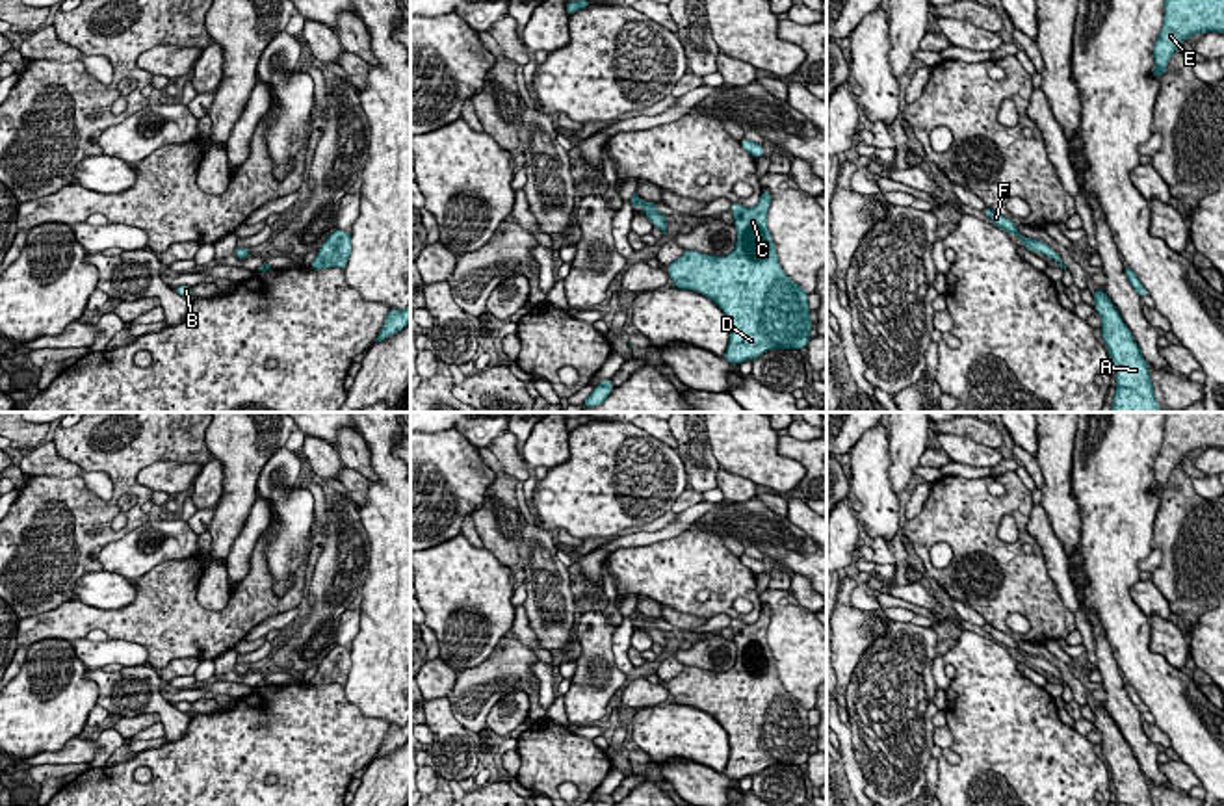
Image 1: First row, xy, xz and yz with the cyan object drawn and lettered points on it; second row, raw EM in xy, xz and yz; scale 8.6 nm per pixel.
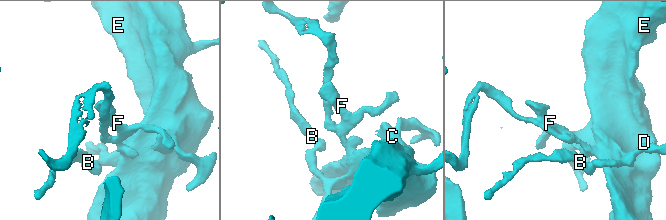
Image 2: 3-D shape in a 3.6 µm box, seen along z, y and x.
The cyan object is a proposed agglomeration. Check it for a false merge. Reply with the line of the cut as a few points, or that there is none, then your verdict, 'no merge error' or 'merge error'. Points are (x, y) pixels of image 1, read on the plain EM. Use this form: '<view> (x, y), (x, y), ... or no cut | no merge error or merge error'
no cut | no merge error

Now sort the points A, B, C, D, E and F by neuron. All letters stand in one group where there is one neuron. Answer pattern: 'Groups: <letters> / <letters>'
Groups: A B C D E F

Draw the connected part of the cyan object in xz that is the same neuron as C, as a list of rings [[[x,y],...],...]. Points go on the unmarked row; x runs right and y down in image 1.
[[[769,605],[754,624],[732,618],[737,657],[726,672],[684,667],[667,689],[678,706],[711,715],[728,734],[724,776],[741,780],[771,765],[804,765],[814,743],[808,709],[778,680],[767,644]]]

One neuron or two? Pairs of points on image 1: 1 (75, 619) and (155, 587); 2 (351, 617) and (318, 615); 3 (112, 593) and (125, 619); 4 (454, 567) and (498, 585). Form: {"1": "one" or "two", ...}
{"1": "one", "2": "two", "3": "two", "4": "one"}

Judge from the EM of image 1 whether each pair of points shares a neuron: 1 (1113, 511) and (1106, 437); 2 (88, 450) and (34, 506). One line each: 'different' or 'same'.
1: same
2: same

